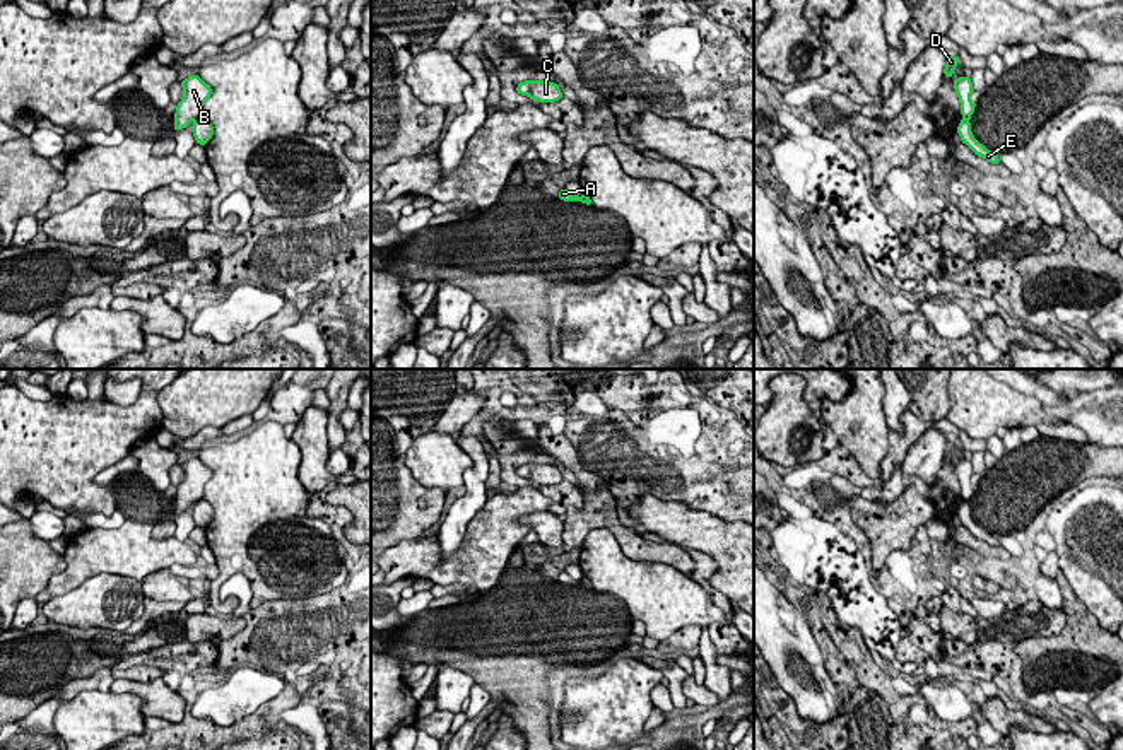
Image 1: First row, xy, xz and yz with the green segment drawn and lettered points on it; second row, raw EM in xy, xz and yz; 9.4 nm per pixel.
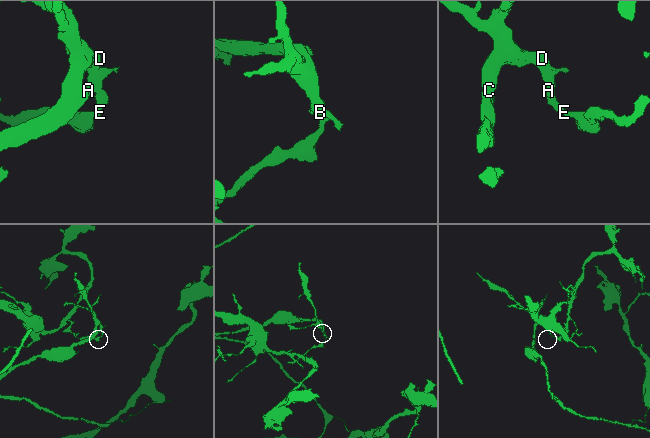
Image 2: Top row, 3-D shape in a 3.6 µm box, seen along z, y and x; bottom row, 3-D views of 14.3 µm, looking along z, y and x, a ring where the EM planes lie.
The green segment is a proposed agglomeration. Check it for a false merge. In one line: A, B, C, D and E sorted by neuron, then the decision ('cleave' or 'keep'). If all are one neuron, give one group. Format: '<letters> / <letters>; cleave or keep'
A B C D / E; cleave

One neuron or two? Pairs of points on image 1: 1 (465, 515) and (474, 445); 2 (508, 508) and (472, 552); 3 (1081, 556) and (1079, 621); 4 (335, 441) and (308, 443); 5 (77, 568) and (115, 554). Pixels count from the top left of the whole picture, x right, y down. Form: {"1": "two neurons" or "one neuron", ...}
{"1": "one neuron", "2": "one neuron", "3": "two neurons", "4": "two neurons", "5": "one neuron"}

